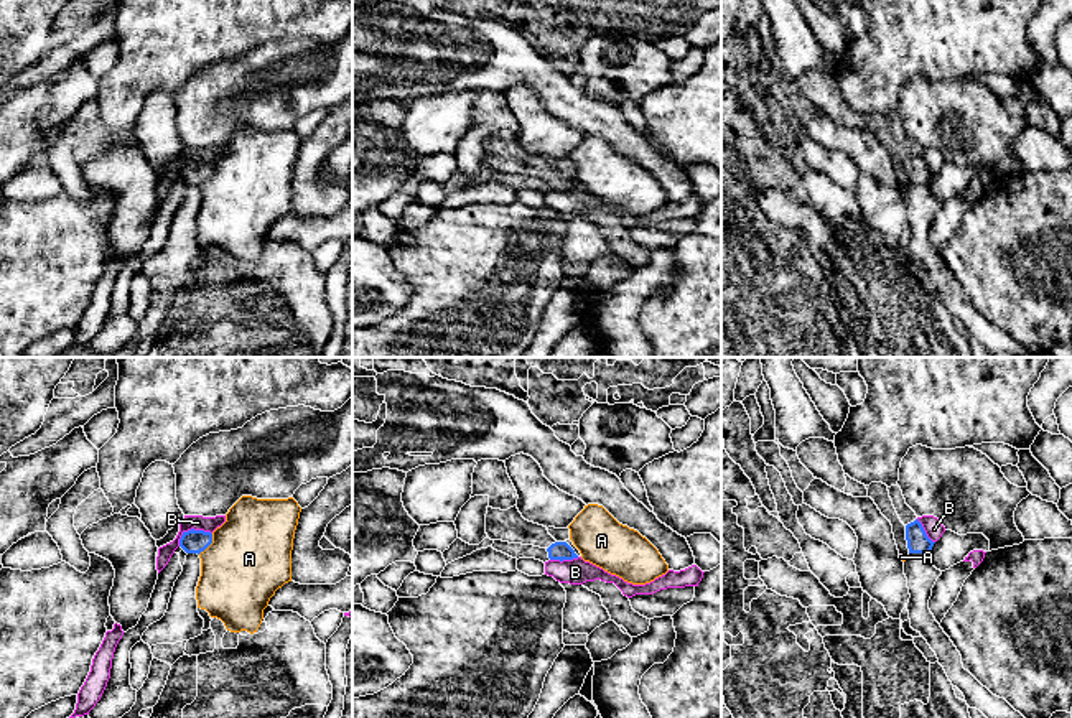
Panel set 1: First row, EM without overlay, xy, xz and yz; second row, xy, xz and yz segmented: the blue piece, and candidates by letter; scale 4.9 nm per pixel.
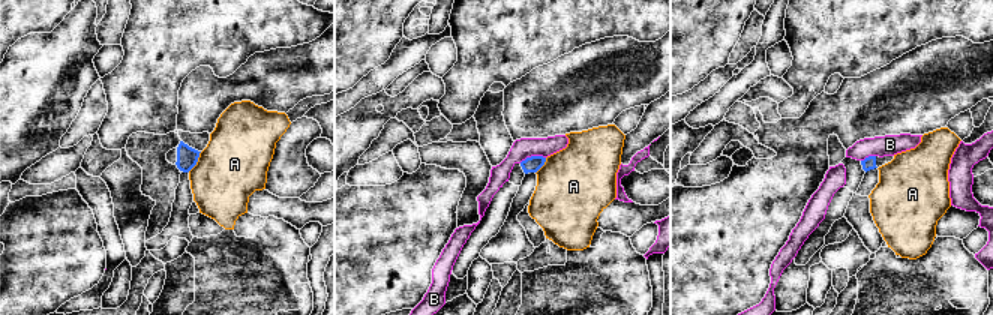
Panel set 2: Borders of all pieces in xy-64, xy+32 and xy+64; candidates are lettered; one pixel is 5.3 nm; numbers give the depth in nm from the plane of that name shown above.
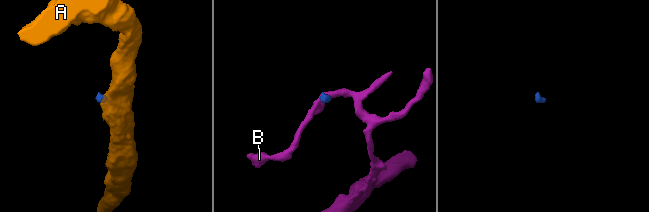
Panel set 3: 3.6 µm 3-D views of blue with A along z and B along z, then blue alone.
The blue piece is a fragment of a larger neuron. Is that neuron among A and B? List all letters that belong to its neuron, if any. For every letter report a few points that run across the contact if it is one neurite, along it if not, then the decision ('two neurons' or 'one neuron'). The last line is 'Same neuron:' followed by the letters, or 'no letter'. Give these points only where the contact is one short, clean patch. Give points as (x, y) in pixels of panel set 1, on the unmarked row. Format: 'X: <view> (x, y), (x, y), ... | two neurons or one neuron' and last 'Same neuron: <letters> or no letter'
A: xy (213, 165), (213, 172), (198, 185) | two neurons
B: xy (211, 163), (188, 160), (178, 177) | two neurons
Same neuron: no letter

